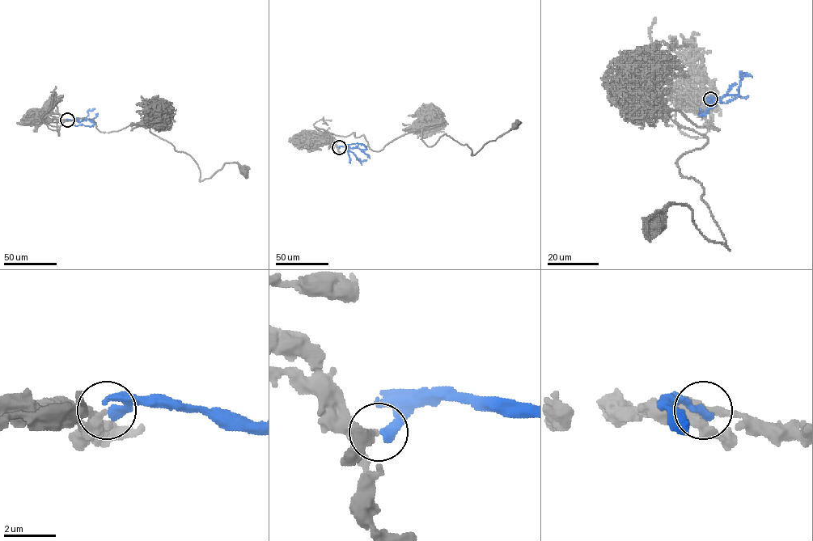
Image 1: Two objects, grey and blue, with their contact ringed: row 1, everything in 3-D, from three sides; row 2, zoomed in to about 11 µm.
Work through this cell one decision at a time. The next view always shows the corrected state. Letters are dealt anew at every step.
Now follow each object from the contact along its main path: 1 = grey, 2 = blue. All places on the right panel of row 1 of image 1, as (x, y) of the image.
1: (710, 99), (702, 137), (666, 112), (729, 248), (657, 222)
2: (710, 99), (707, 99), (711, 104), (712, 97), (715, 104), (700, 115), (700, 112), (704, 113), (702, 111)

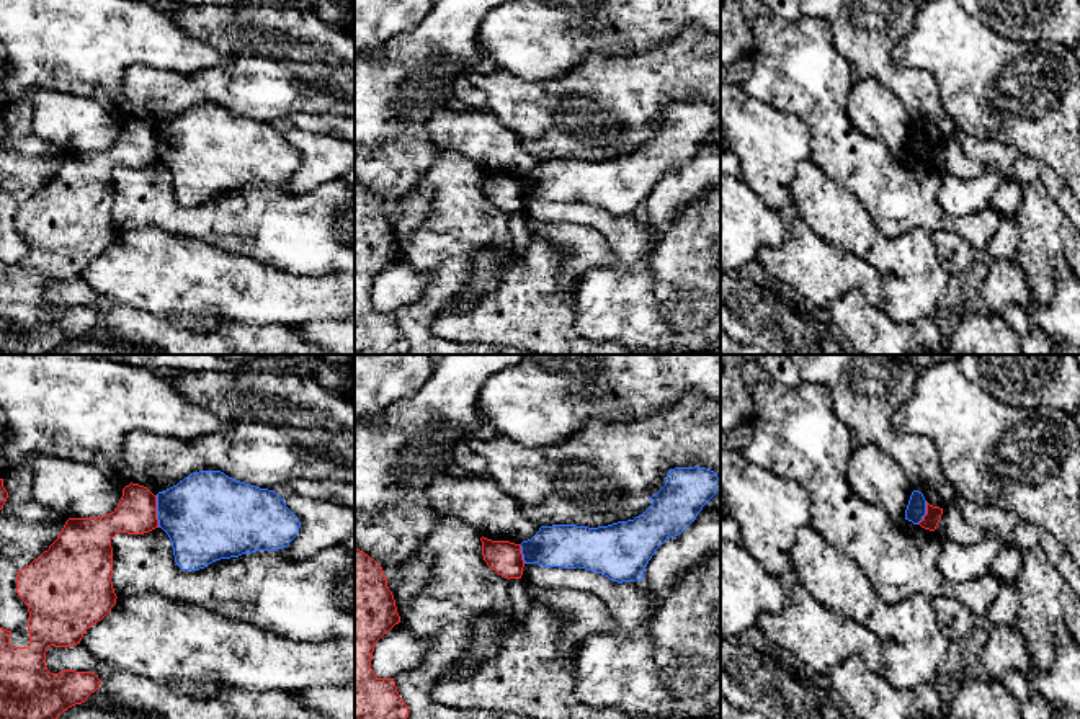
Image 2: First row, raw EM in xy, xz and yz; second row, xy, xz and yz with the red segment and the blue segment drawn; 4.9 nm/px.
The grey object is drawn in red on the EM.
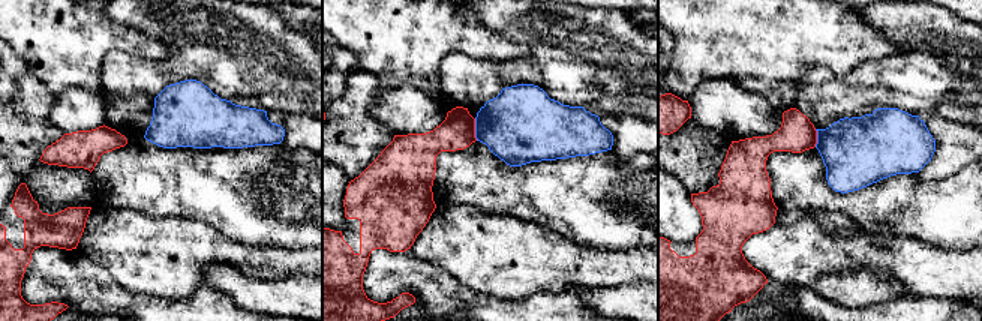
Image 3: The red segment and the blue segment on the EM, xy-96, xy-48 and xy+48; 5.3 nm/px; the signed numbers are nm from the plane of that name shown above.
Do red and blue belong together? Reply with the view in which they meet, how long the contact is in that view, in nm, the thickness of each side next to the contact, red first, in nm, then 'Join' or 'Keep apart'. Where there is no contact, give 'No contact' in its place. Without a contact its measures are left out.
Touches red in xy. Shared border 160 nm. Thickness 200 nm (red) against 420 nm. Keep apart

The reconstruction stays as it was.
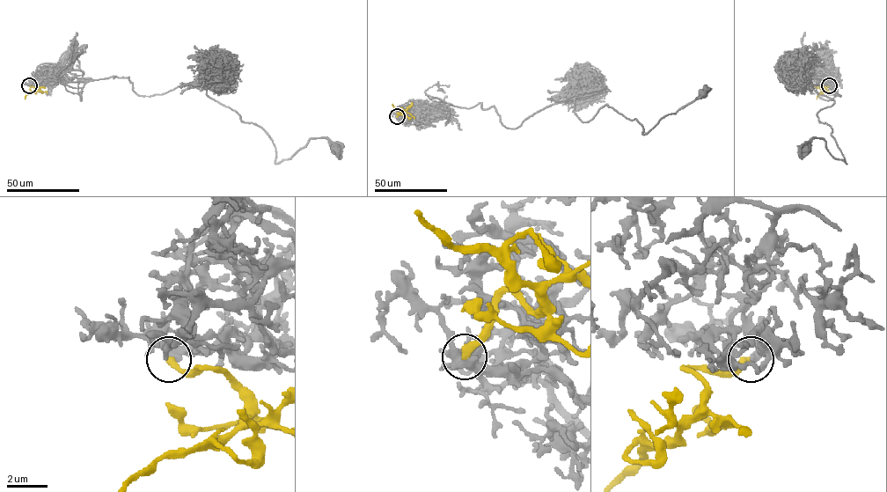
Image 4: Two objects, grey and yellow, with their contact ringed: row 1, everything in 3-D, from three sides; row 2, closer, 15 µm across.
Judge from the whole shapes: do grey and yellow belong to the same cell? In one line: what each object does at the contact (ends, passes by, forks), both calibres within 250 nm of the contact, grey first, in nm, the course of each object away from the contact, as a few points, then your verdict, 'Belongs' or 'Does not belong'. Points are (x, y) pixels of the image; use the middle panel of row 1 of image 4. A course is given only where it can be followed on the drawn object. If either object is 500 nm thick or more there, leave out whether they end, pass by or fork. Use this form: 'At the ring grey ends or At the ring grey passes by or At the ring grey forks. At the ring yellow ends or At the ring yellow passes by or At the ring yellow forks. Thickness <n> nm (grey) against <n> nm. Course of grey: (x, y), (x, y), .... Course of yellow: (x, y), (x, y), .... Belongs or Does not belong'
At the ring grey passes by. At the ring yellow ends. Thickness 360 nm (grey) against 360 nm. Course of grey: (397, 117), (480, 102), (515, 128), (573, 99), (647, 134), (702, 93). Course of yellow: (397, 116), (410, 106), (411, 102). Does not belong

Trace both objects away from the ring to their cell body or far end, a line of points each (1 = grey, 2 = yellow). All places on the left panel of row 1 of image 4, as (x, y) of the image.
1: (29, 85), (200, 84), (275, 163), (335, 148)
2: (29, 85), (39, 91), (44, 87)

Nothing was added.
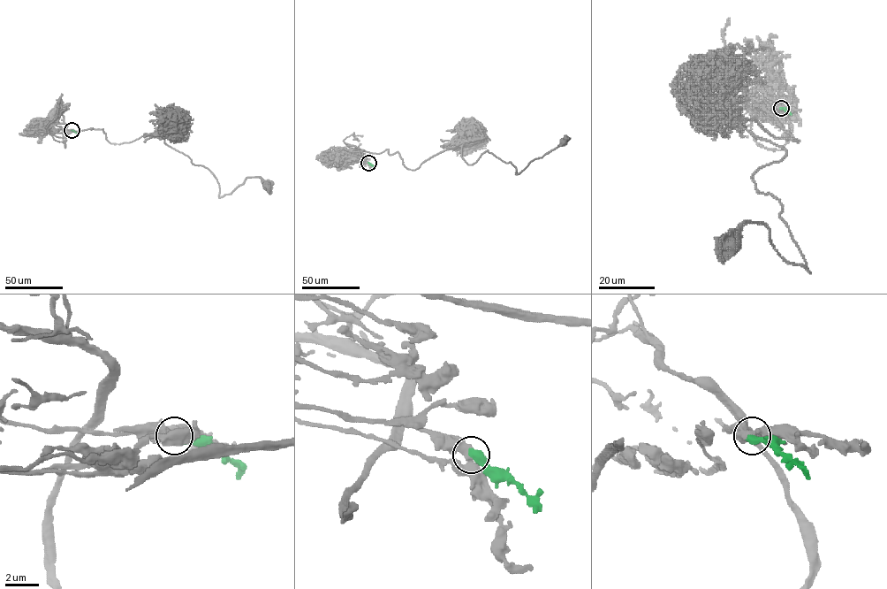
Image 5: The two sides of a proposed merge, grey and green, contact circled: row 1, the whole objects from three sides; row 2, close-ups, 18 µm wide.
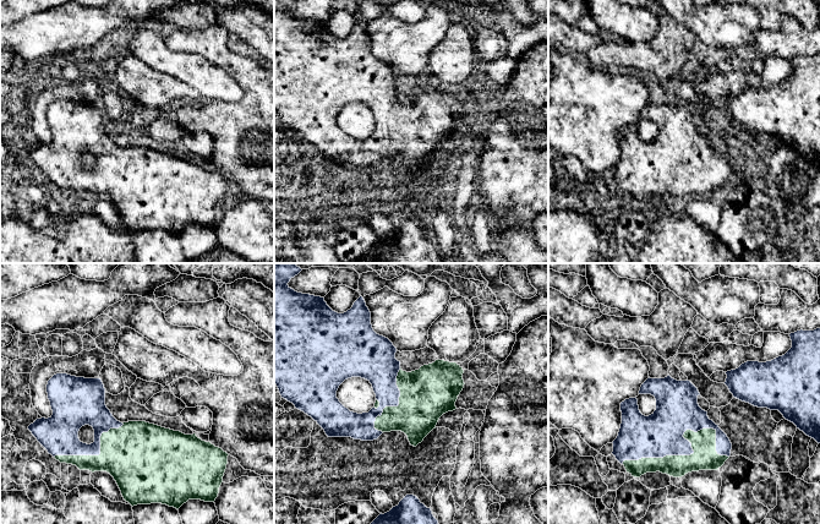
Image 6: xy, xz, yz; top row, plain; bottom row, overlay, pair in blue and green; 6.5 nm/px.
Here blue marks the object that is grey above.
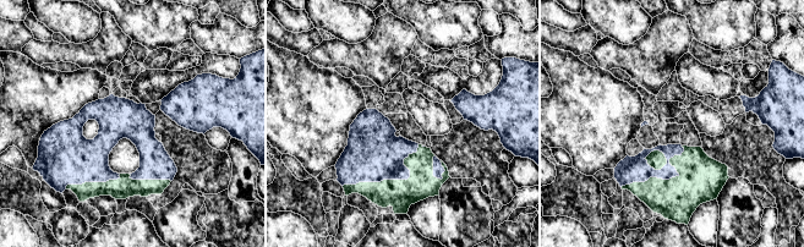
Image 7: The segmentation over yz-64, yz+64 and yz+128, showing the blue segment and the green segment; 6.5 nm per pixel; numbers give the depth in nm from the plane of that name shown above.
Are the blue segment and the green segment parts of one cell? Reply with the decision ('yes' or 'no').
yes

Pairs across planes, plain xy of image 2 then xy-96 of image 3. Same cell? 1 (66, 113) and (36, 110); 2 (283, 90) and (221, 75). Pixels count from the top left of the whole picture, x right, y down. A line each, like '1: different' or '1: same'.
1: different
2: same

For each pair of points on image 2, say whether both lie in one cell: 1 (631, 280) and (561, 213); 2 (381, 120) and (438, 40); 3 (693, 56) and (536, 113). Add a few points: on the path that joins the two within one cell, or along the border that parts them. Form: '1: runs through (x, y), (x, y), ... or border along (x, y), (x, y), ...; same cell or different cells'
1: runs through (631, 255), (631, 250), (600, 219), (585, 214); same cell
2: runs through (381, 98), (381, 92), (417, 56); same cell
3: runs through (654, 79), (602, 108), (575, 108); same cell

